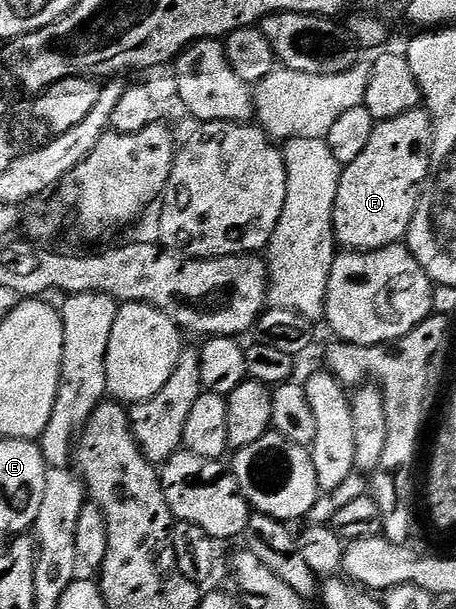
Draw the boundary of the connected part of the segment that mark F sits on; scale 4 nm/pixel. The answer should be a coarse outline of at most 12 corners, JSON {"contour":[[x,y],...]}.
{"contour":[[426,108],[378,122],[344,168],[336,242],[400,244],[432,169]]}

